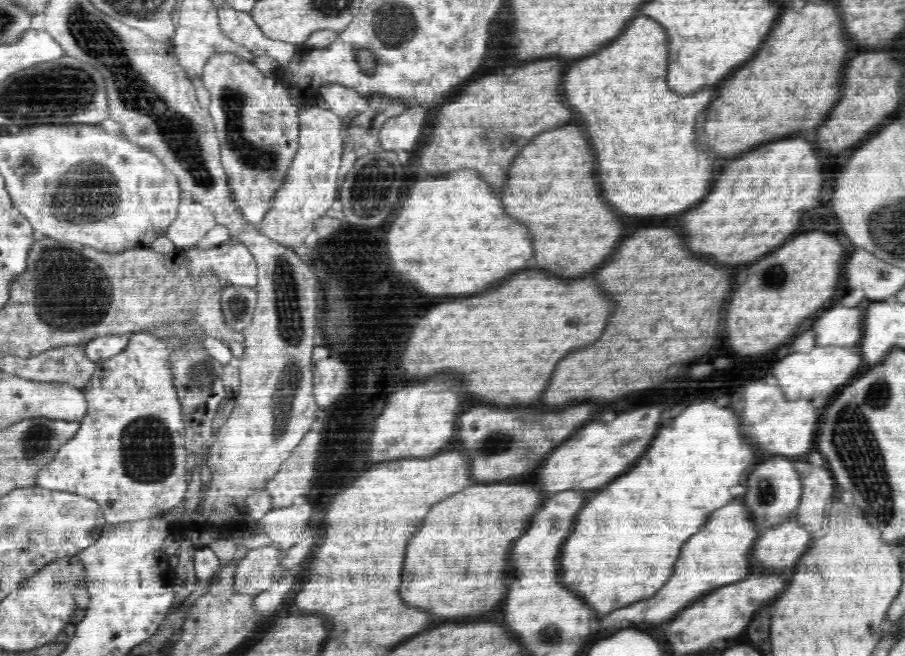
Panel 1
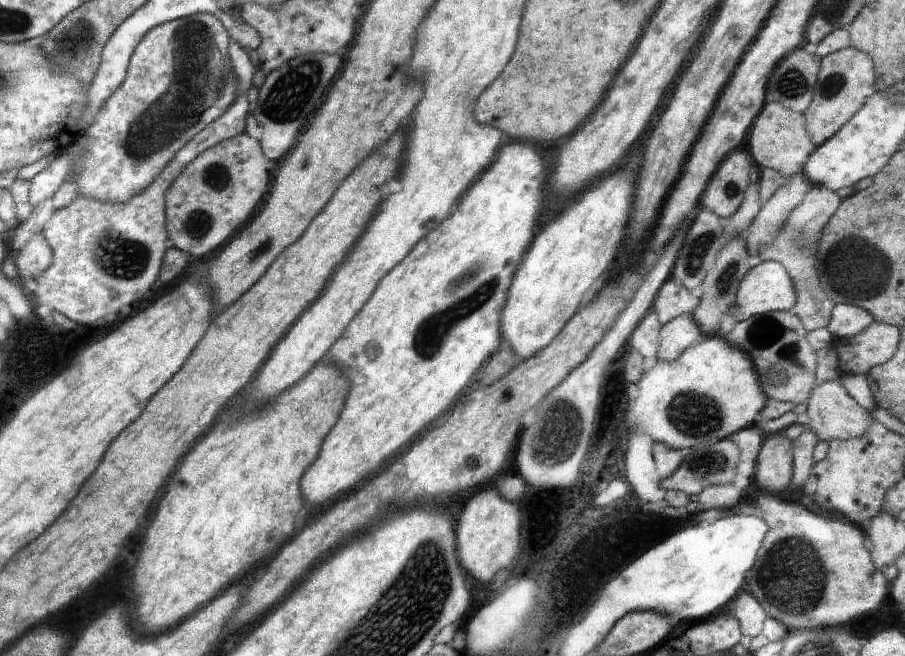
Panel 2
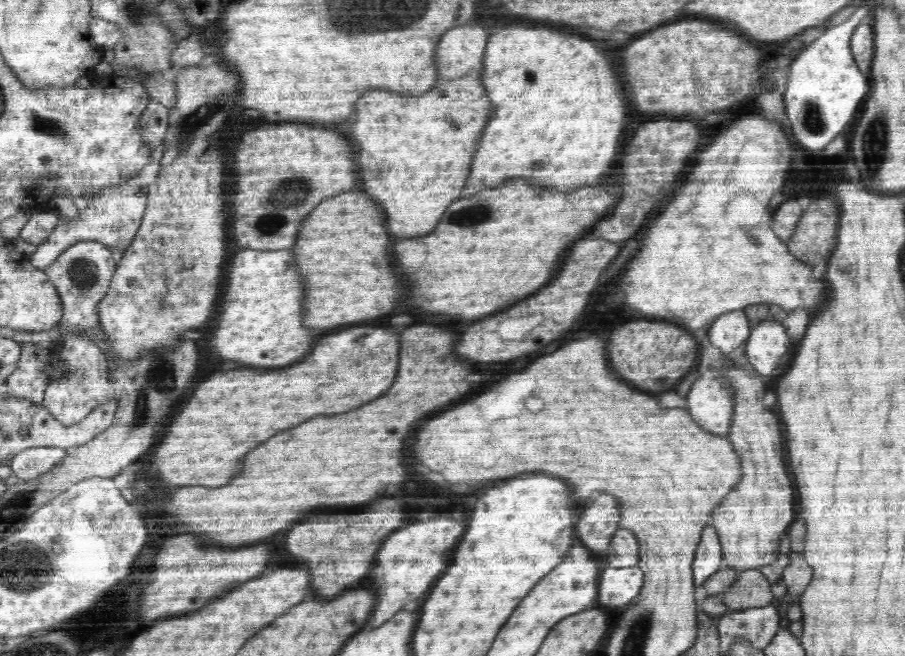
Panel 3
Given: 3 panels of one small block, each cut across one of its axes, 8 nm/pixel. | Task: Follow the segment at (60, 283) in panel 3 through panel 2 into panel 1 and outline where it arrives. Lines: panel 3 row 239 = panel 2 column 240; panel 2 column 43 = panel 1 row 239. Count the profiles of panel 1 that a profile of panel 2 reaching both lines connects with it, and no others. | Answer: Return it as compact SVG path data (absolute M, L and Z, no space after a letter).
M182 192L182 202L177 220L170 226L166 236L176 247L196 248L211 230L216 221L207 208L192 201Z

